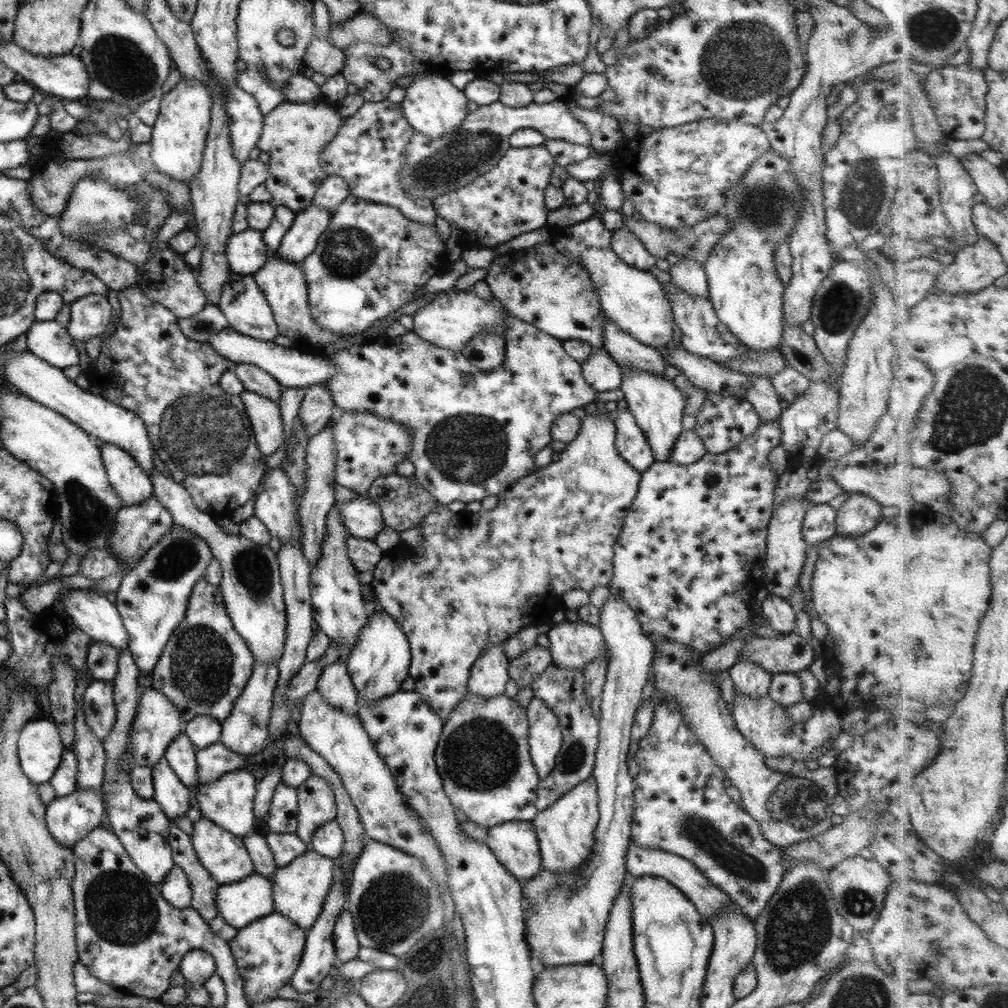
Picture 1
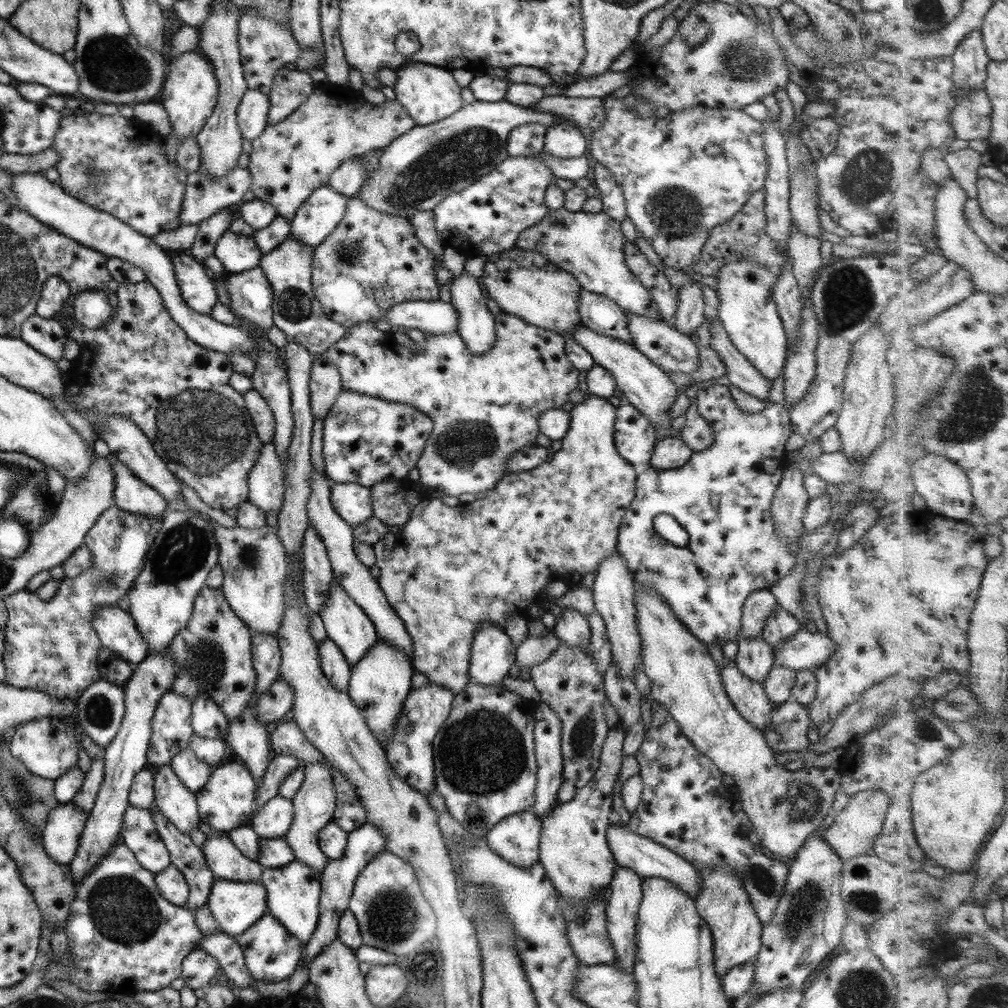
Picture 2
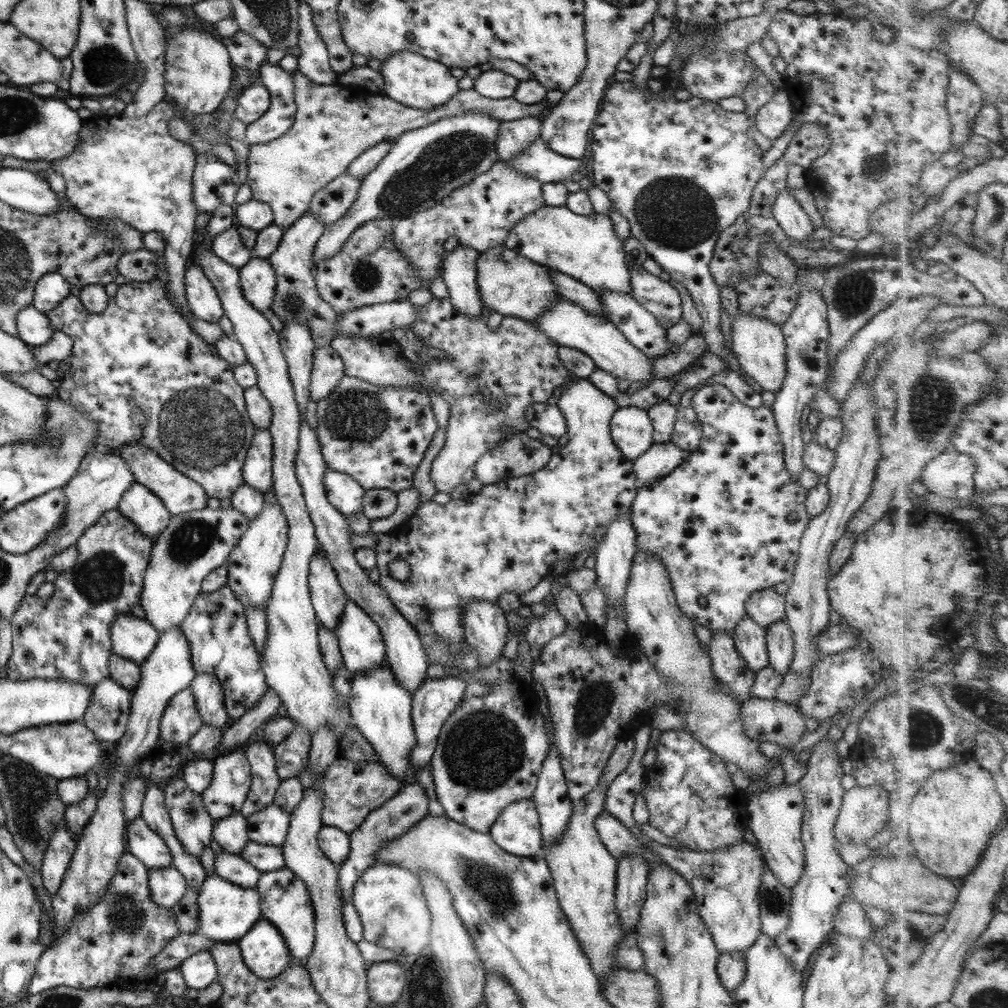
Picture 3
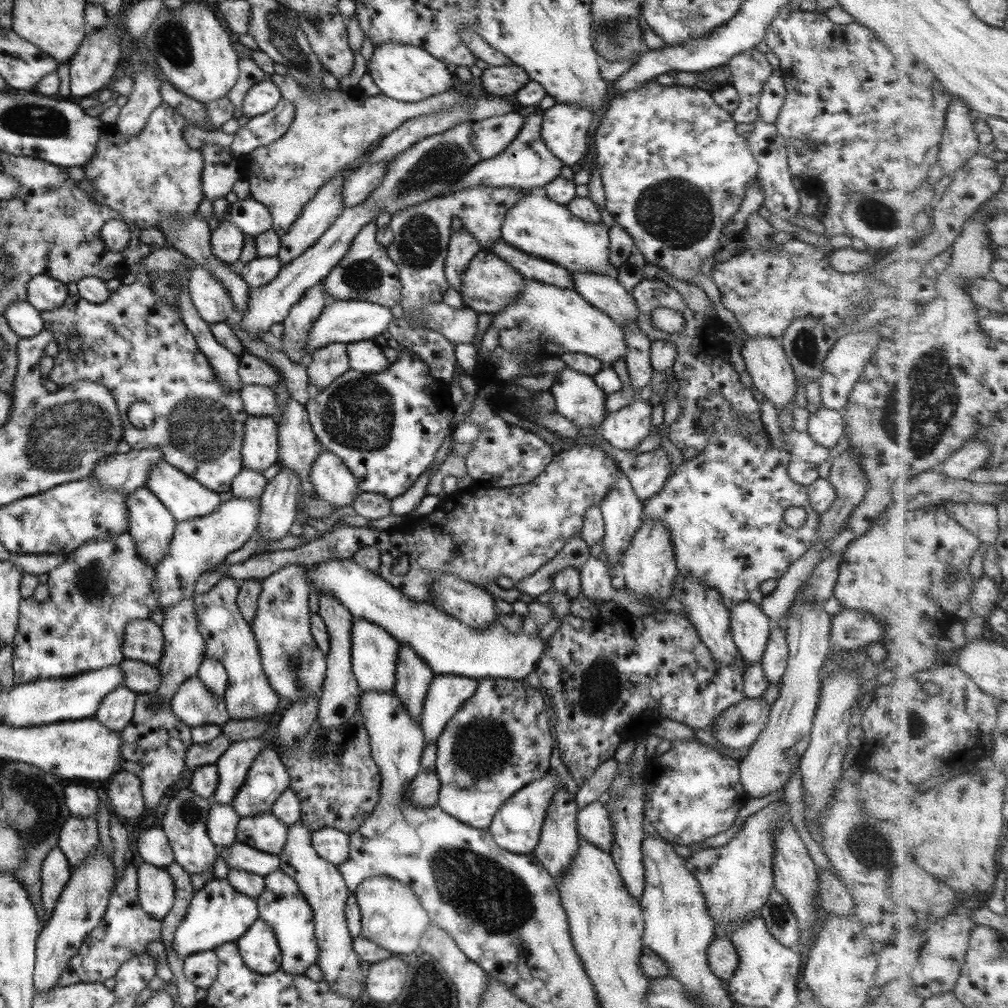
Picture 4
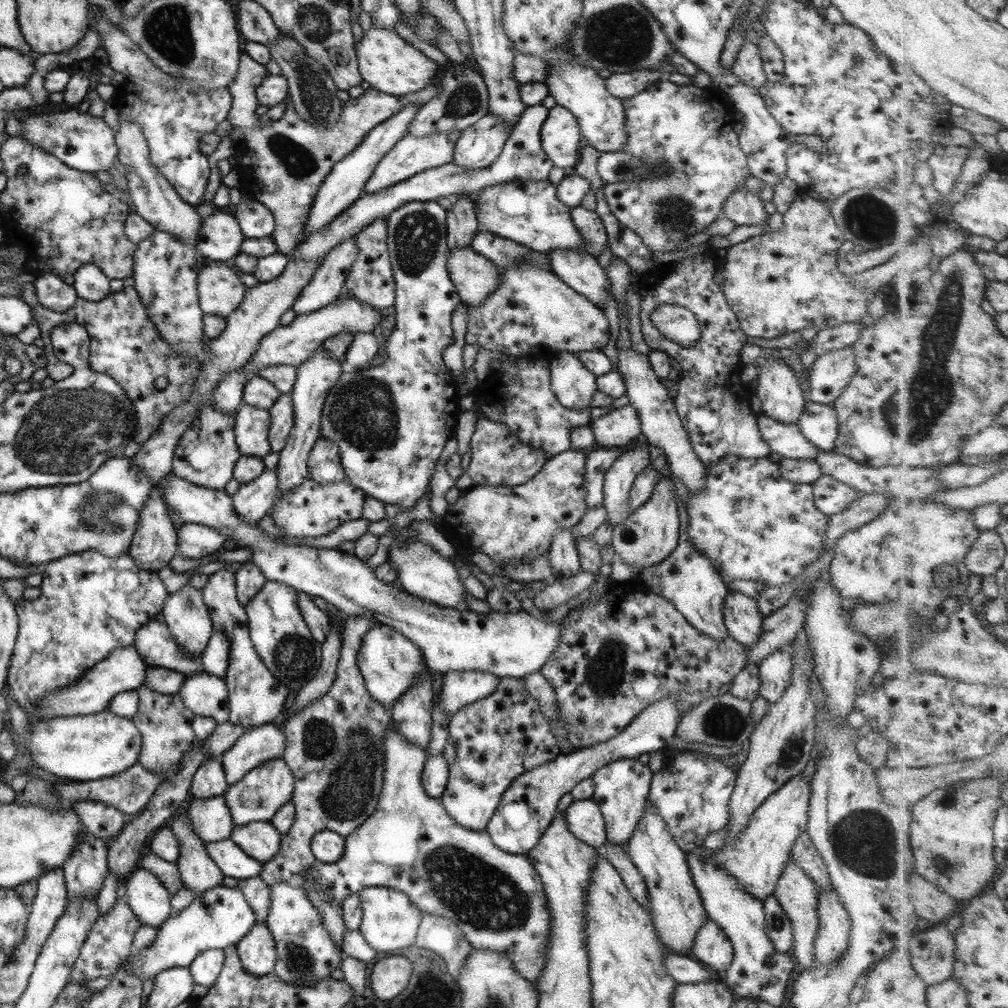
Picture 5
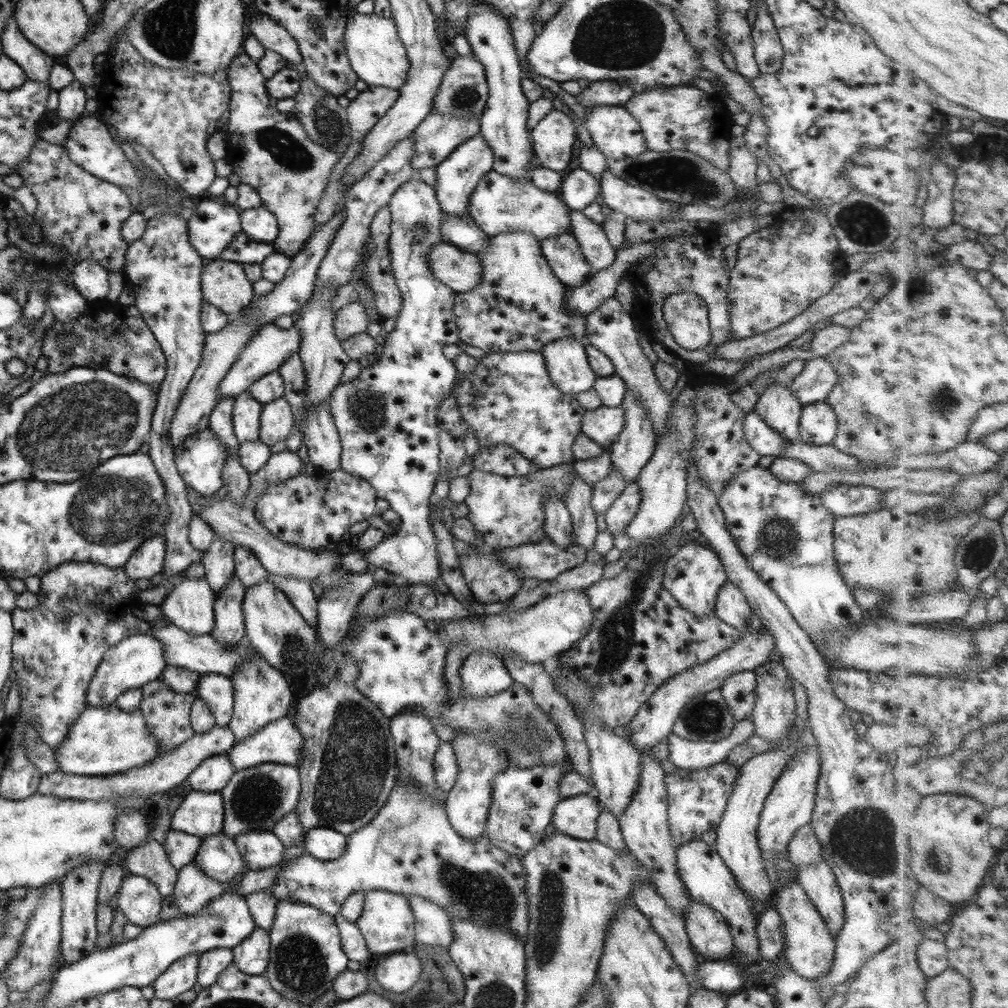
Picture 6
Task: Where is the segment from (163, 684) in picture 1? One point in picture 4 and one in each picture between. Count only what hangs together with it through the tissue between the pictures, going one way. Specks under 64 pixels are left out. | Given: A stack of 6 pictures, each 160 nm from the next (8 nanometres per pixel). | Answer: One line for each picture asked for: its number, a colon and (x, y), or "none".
2: (211, 655)
3: (215, 629)
4: (228, 639)

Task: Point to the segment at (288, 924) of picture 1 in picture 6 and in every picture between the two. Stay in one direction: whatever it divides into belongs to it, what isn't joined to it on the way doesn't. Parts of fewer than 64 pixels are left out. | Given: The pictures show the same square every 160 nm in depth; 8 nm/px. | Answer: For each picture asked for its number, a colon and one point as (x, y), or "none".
2: (271, 954)
3: (262, 949)
4: (257, 947)
5: (256, 951)
6: (251, 956)

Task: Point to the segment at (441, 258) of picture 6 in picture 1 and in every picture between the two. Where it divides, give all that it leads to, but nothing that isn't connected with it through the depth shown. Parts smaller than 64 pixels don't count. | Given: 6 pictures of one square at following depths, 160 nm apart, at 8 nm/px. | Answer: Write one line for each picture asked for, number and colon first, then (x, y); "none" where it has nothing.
1: (537, 285)
2: (524, 284)
3: (509, 284)
4: (488, 284)
5: (474, 278)

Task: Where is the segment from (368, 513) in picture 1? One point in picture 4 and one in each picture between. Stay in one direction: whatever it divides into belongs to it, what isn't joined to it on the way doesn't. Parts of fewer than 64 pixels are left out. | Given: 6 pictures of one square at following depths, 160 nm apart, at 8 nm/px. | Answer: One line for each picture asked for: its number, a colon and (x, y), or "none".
2: (351, 502)
3: (345, 495)
4: (332, 481)

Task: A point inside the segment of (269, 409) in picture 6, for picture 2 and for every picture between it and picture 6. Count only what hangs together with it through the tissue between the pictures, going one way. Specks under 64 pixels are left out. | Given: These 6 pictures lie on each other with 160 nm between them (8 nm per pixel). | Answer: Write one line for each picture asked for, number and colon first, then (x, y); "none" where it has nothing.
2: (355, 579)
3: (404, 654)
4: (297, 445)
5: (280, 414)

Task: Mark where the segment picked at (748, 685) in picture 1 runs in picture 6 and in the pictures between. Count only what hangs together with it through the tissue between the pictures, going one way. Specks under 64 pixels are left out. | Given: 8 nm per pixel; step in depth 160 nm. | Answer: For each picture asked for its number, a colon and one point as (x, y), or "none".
2: (754, 659)
3: (749, 639)
4: (750, 628)
5: (742, 620)
6: (731, 607)

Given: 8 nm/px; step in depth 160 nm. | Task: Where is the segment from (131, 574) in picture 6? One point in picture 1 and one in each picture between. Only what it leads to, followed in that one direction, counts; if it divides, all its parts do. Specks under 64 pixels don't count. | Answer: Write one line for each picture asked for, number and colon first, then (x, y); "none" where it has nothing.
1: (131, 483)
2: (129, 494)
3: (138, 504)
4: (150, 525)
5: (153, 544)

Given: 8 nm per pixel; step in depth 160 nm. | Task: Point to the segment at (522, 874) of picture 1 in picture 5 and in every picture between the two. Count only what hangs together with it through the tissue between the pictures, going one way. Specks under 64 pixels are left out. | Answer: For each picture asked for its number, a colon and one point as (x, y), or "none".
2: (515, 839)
3: (516, 830)
4: (516, 826)
5: (527, 807)

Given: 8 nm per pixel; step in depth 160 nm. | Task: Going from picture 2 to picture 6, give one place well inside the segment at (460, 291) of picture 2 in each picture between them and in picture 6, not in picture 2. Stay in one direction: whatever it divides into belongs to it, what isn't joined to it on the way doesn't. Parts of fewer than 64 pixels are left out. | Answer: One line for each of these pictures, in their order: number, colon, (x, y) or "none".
3: (458, 274)
4: (462, 246)
5: (461, 222)
6: (456, 176)

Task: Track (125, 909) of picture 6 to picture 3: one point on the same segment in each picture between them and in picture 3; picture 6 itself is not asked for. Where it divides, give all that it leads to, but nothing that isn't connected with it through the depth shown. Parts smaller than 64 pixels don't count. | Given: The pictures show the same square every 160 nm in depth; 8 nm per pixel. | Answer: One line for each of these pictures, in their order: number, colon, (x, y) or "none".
3: (166, 886)
4: (155, 895)
5: (147, 898)

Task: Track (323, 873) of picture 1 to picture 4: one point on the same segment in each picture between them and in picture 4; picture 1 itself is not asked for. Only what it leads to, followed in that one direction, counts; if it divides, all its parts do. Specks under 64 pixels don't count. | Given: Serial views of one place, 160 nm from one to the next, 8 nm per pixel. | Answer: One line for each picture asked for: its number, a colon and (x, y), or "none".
2: (292, 891)
3: (284, 902)
4: (280, 905)

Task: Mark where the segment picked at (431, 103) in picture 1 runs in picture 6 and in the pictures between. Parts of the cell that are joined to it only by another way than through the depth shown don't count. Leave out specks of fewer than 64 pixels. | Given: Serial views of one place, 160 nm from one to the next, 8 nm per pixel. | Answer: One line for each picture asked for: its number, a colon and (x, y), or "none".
2: (428, 93)
3: (411, 80)
4: (402, 72)
5: (387, 63)
6: (377, 57)

